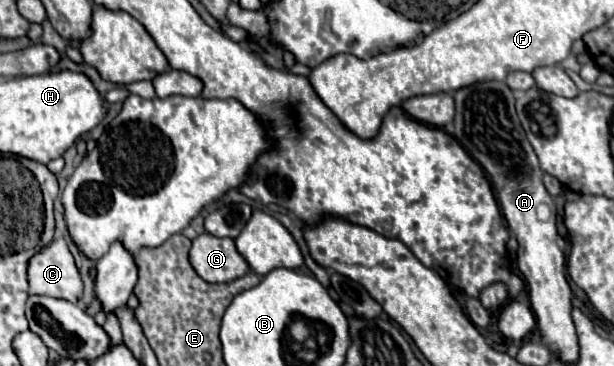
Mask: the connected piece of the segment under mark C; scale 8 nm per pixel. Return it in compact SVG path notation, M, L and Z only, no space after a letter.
M65 239L51 241L29 261L29 291L77 303L83 295L83 279Z

